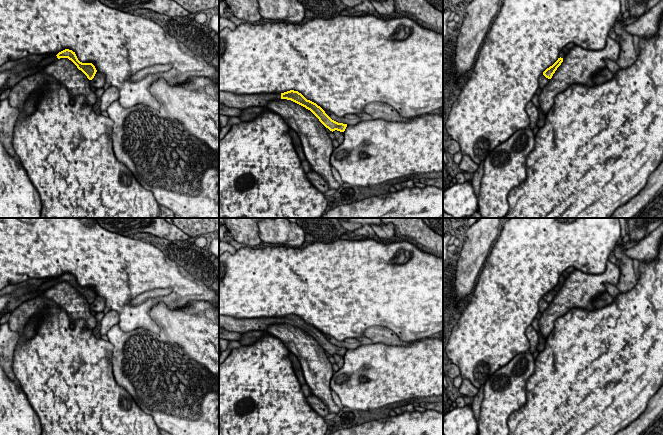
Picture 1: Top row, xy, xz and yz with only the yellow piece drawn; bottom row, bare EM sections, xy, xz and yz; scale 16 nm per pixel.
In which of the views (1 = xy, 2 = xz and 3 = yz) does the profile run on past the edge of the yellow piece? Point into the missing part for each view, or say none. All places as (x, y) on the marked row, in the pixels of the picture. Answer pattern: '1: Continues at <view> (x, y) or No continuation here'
1: Continues at xy (4, 76)
2: Continues at xz (227, 99)
3: No continuation here

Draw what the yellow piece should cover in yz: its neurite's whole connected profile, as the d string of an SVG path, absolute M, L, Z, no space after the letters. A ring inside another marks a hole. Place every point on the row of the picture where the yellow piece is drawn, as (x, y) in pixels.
M558 58L558 60L549 68L547 68L544 72L543 75L548 78L551 79L553 74L555 73L555 71L557 70L557 68L561 65L561 63L563 62L563 58Z

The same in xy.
M65 49L61 52L59 52L57 55L52 55L52 56L49 56L49 57L43 59L42 61L40 61L37 64L32 65L31 63L23 63L23 64L20 64L20 65L12 68L11 70L0 72L0 92L4 92L8 89L11 89L11 88L6 87L6 83L7 83L7 80L9 79L10 75L21 73L22 71L24 71L25 69L28 69L28 68L36 68L37 65L39 65L41 67L46 67L50 63L52 63L60 58L68 58L69 60L71 60L77 66L77 68L79 70L81 70L87 76L87 78L89 80L92 80L97 72L95 66L92 63L80 62L78 60L75 52L73 52L72 50L69 50L69 49Z

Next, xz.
M290 90L284 93L256 93L248 95L237 95L234 93L219 91L219 105L245 109L248 107L267 107L267 104L273 100L287 99L291 100L306 109L310 110L319 121L330 131L344 132L347 124L338 123L332 120L325 111L316 103L307 100L298 91Z

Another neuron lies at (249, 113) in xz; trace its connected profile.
M248 107L245 109L241 109L241 114L239 115L239 118L242 121L249 121L257 116L259 116L261 113L268 110L267 107Z

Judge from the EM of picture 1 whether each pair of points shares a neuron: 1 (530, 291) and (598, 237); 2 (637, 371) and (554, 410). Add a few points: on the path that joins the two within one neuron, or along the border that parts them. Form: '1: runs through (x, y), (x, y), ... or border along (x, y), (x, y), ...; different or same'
1: runs through (545, 273), (580, 239); same
2: runs through (616, 373), (601, 373), (575, 399); same

